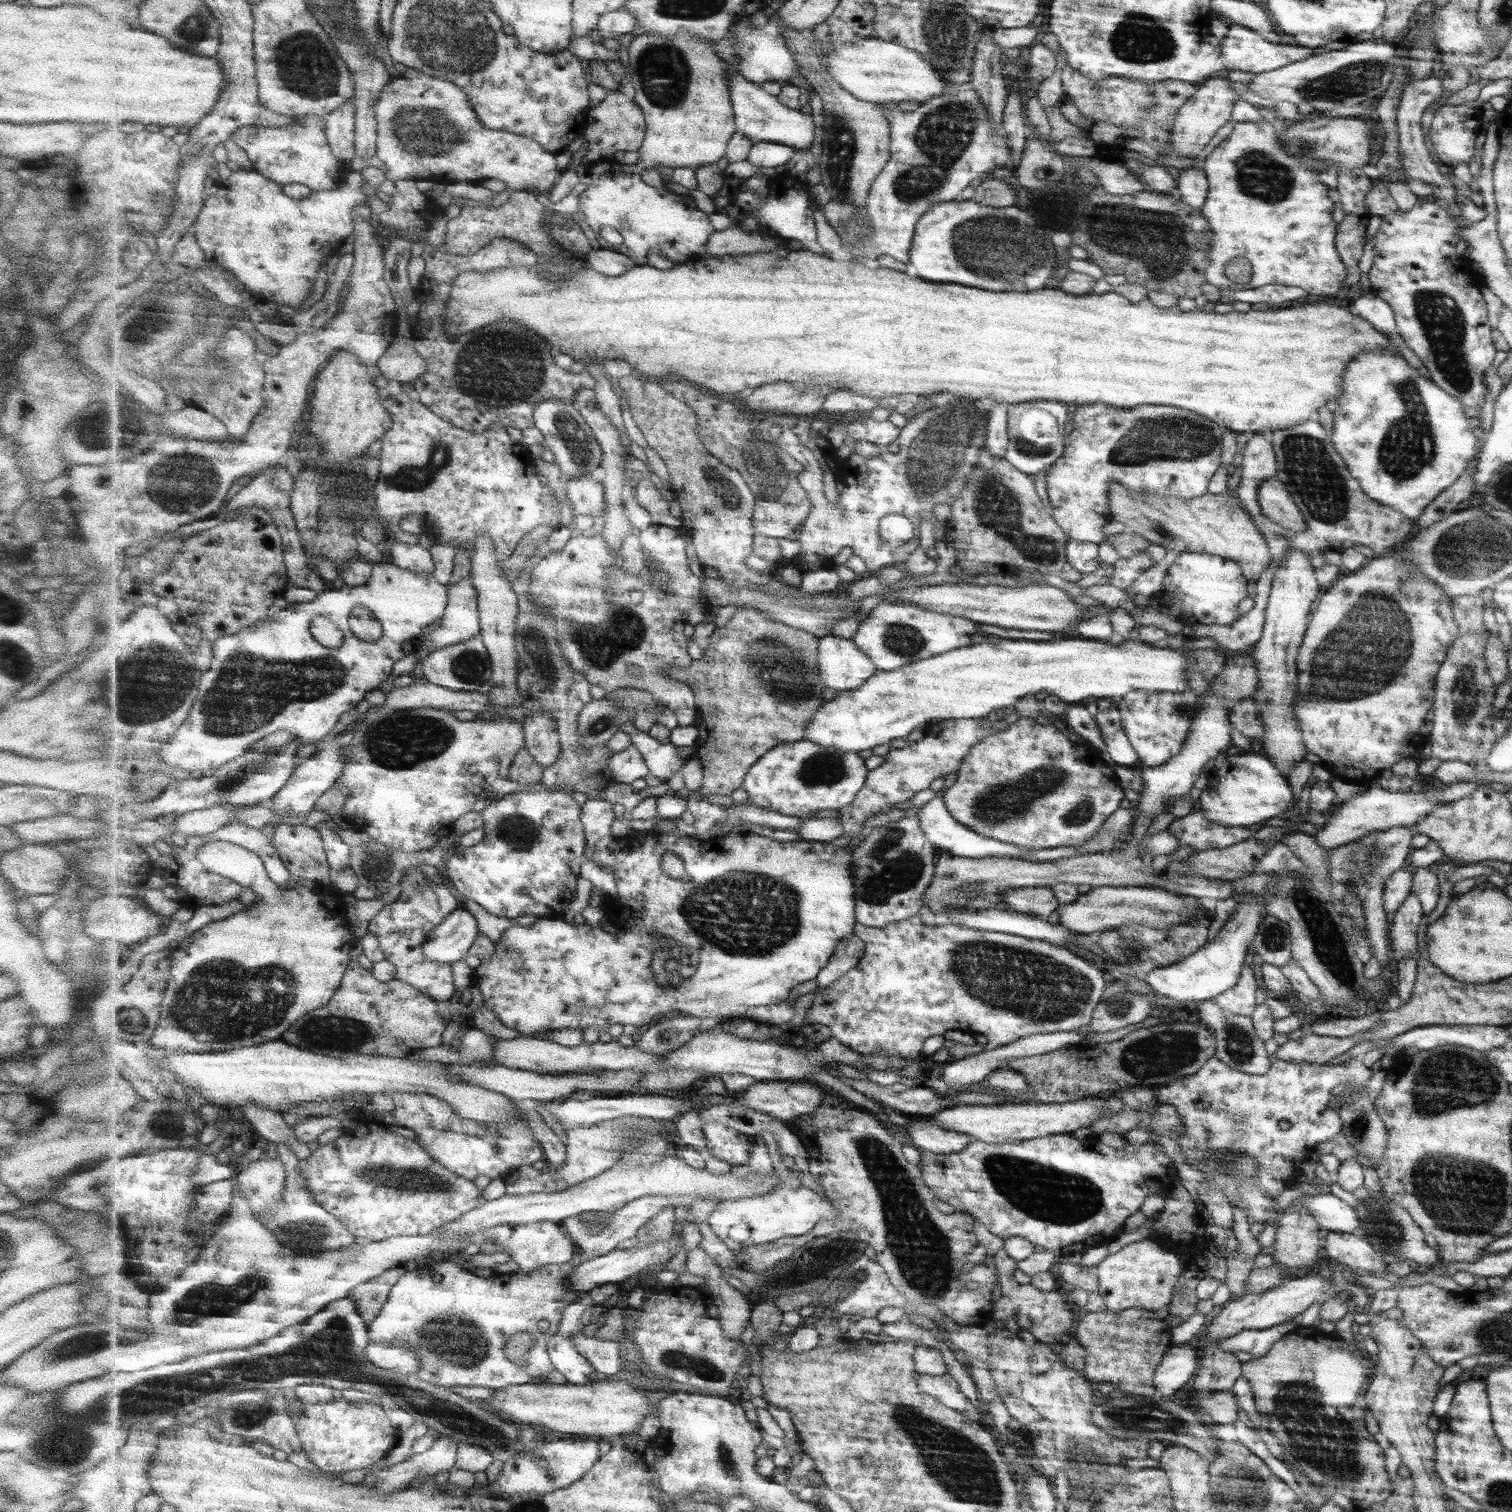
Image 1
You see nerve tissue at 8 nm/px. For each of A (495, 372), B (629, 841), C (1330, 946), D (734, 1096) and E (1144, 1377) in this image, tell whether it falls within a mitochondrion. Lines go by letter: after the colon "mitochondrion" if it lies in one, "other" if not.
A: mitochondrion
B: other
C: mitochondrion
D: other
E: other

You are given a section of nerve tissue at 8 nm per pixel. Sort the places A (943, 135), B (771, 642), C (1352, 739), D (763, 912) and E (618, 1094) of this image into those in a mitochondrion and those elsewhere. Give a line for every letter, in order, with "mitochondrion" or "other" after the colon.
A: mitochondrion
B: mitochondrion
C: other
D: mitochondrion
E: other

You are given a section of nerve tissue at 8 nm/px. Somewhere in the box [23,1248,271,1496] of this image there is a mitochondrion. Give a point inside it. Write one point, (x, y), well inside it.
(62, 1443)

